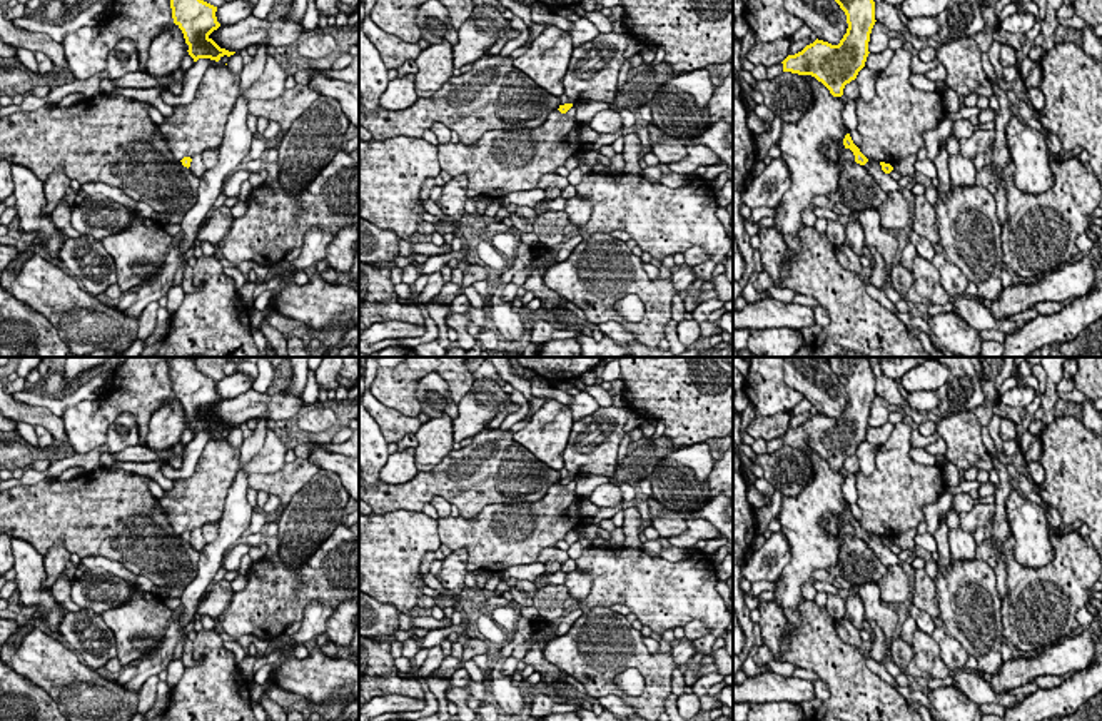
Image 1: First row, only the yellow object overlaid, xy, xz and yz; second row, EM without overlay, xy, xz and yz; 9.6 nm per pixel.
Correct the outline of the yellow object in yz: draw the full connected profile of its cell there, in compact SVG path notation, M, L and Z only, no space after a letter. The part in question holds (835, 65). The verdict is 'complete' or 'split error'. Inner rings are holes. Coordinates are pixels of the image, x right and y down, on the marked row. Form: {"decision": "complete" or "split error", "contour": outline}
{"decision": "complete", "contour": "M835 0L847 15L847 33L838 45L815 40L801 52L788 55L783 72L811 75L833 97L842 97L847 83L857 78L868 57L870 33L875 25L873 0Z"}

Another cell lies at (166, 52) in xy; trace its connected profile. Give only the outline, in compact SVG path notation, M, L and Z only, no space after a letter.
M172 22L164 28L149 47L149 58L142 72L152 77L164 77L180 67L187 55L185 38L179 25Z

